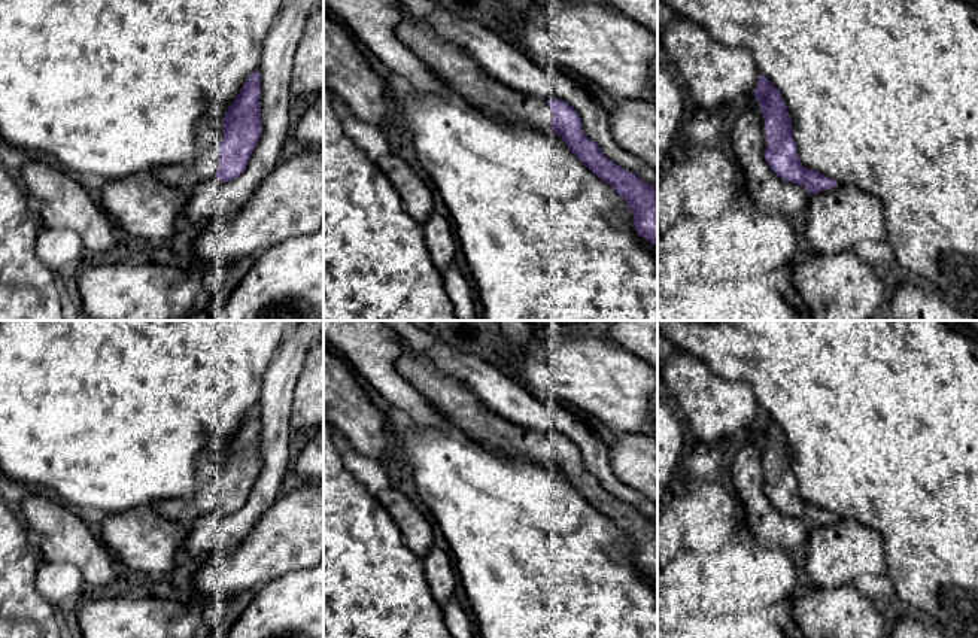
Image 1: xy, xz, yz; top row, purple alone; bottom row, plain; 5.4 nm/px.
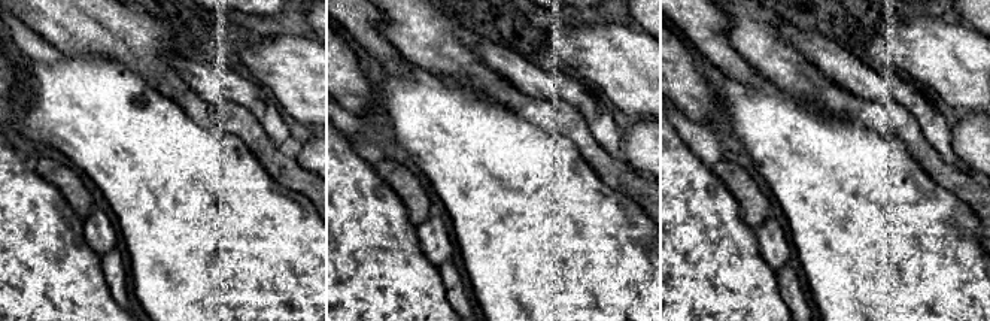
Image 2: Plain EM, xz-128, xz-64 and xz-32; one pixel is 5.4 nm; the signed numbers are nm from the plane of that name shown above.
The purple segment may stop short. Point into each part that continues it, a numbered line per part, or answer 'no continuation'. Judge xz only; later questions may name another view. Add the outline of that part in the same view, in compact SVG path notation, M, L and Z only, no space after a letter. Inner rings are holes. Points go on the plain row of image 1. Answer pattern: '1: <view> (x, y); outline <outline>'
1: xz (465, 412); outline M404 338L401 343L404 355L397 359L398 373L444 413L452 426L504 458L552 464L553 447L546 434L517 426L492 413L459 382L441 373L423 352L414 350Z

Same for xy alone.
1: xy (209, 467); outline M210 440L197 456L197 489L185 498L163 499L152 508L168 520L191 526L197 519L216 510L219 502L219 480L224 471L225 447Z

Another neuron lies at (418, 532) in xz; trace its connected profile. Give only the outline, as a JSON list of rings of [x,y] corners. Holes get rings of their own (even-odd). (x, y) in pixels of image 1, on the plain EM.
[[[389,487],[376,493],[386,511],[398,525],[407,547],[417,556],[434,547],[434,528],[401,490]]]

